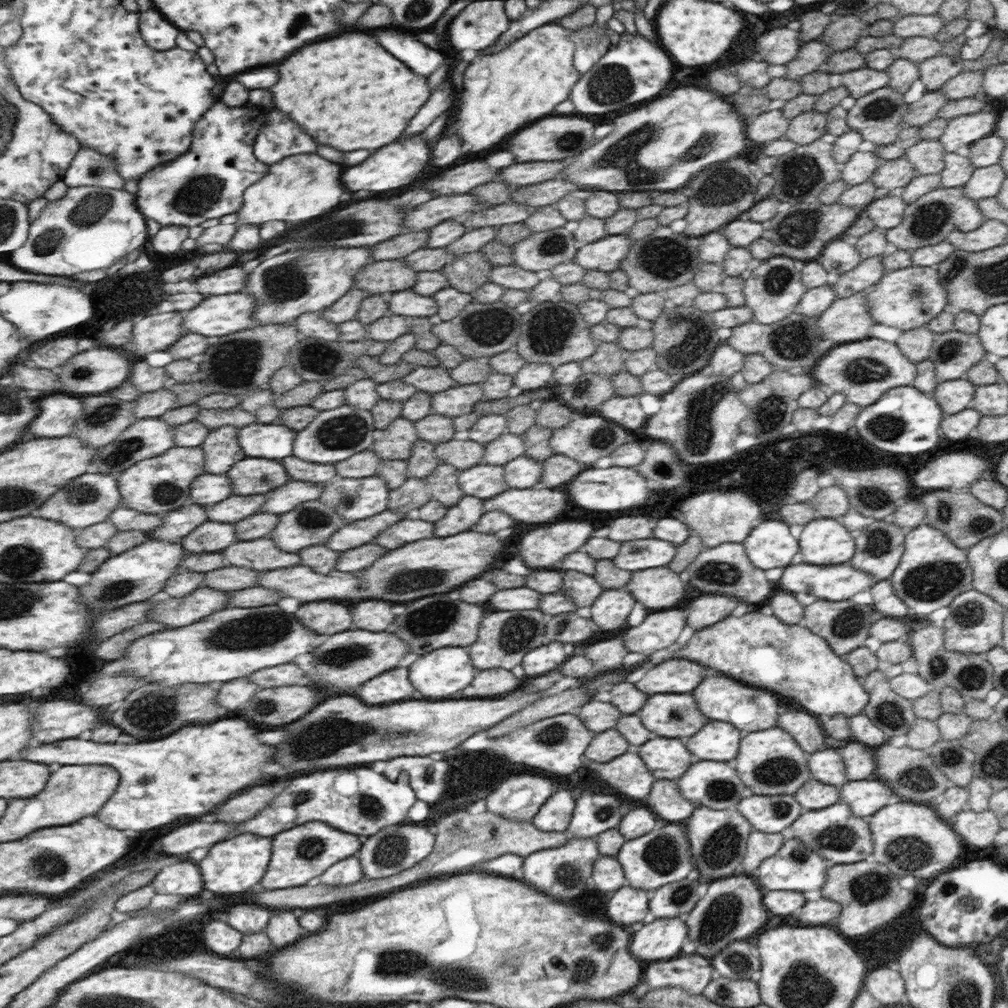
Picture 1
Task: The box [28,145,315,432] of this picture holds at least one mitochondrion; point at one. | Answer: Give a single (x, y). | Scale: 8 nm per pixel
(235, 363)

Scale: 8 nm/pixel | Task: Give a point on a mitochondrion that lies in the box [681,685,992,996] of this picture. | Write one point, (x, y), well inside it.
(726, 908)

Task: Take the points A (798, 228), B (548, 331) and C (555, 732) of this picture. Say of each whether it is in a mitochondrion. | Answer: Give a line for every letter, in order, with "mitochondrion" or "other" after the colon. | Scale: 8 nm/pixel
A: mitochondrion
B: mitochondrion
C: mitochondrion

